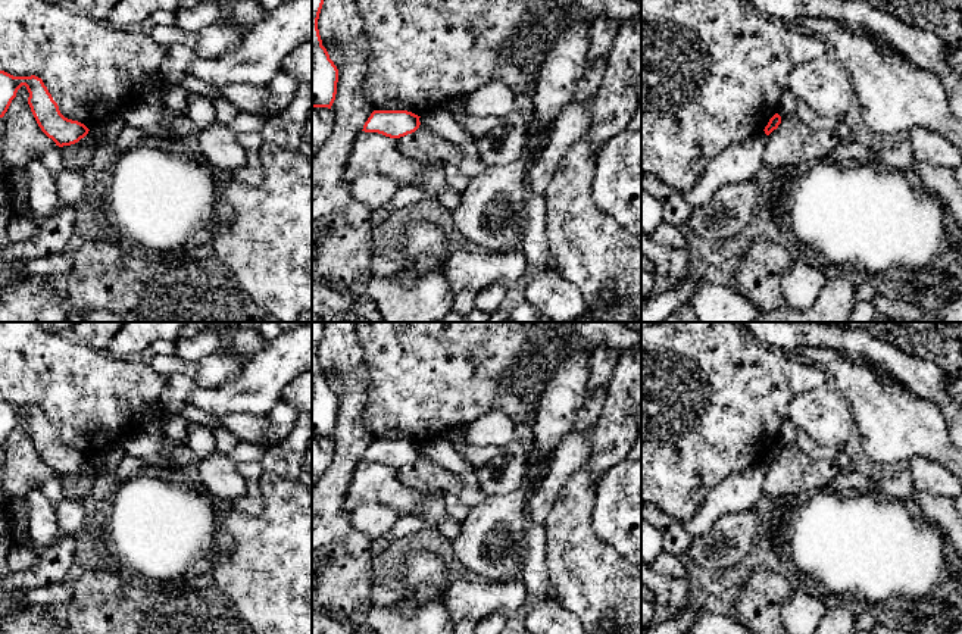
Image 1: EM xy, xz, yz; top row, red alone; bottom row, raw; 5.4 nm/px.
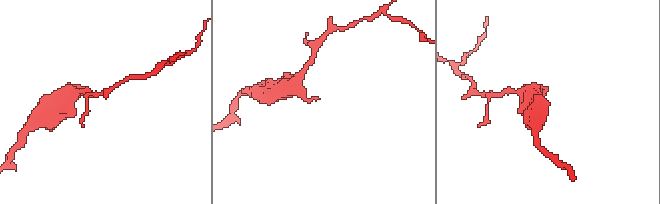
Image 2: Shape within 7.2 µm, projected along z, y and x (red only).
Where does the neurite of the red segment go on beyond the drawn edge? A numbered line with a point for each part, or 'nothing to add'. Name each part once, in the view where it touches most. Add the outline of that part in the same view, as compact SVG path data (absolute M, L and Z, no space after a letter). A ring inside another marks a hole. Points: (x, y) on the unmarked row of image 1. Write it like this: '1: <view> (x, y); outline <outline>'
nothing to add

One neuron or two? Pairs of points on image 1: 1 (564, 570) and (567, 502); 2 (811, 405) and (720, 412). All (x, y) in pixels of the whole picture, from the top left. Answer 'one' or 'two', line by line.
1: one
2: two

